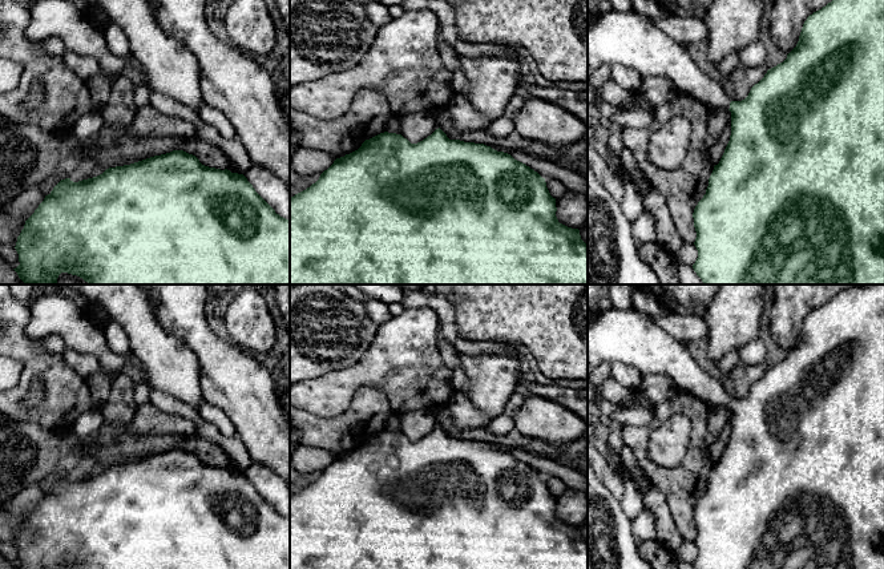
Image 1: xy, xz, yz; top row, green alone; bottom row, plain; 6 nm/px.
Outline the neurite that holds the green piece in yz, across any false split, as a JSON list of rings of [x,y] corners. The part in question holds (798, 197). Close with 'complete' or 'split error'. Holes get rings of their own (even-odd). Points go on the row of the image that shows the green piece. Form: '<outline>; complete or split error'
[[[832,0],[822,9],[814,12],[807,17],[803,24],[799,41],[796,47],[787,55],[787,58],[778,64],[776,66],[767,70],[764,77],[755,84],[748,96],[742,101],[732,101],[724,92],[720,82],[711,80],[701,68],[694,62],[689,51],[671,40],[662,29],[659,29],[654,23],[653,17],[638,13],[633,9],[626,12],[609,12],[601,15],[588,29],[588,77],[602,64],[621,64],[637,70],[643,80],[649,80],[653,76],[665,76],[674,82],[674,85],[706,106],[711,108],[724,108],[731,112],[731,136],[730,141],[724,149],[724,153],[718,165],[709,178],[709,186],[706,194],[698,202],[694,209],[694,227],[697,231],[695,247],[698,250],[698,258],[693,265],[694,271],[702,279],[703,284],[884,284],[884,0]]]; split error

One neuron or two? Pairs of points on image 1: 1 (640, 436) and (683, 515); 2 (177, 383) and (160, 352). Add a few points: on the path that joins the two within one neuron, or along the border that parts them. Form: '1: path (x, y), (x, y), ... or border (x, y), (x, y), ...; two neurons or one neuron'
1: path (641, 456), (677, 495); one neuron
2: path (177, 375), (168, 360); one neuron

